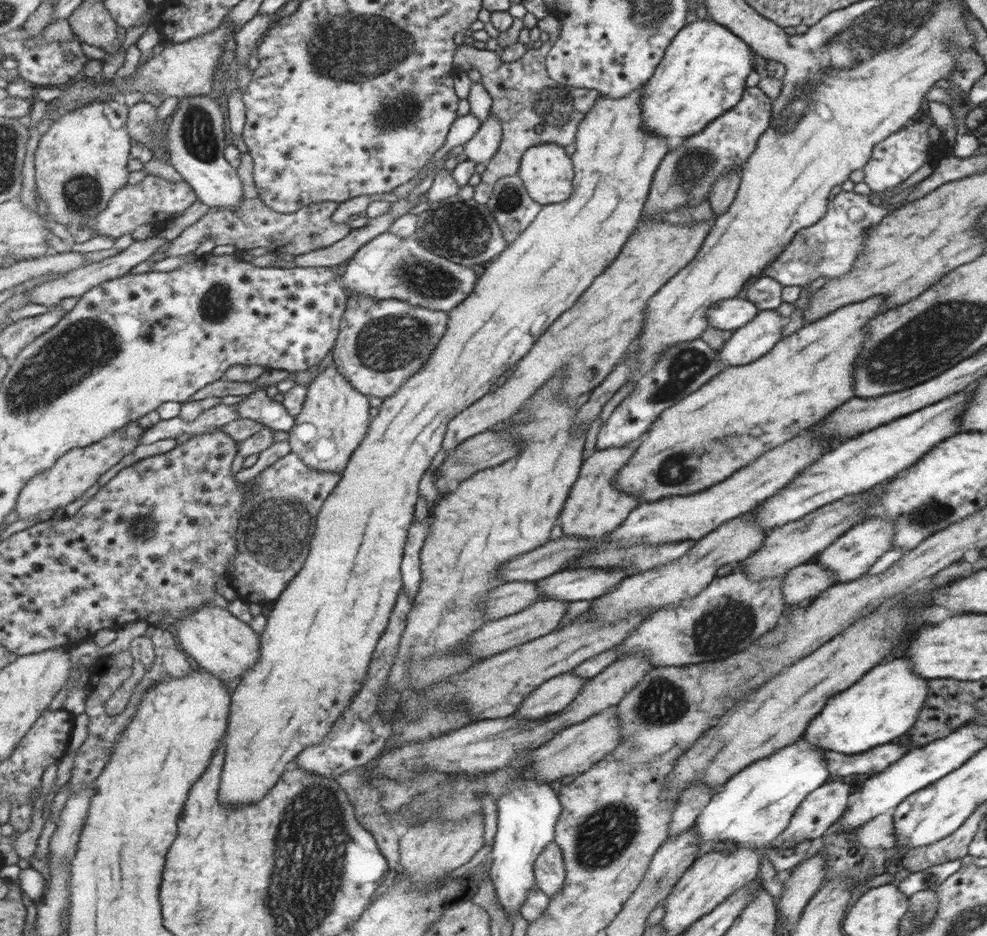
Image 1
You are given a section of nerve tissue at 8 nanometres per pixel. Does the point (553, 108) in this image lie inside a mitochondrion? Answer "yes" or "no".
yes

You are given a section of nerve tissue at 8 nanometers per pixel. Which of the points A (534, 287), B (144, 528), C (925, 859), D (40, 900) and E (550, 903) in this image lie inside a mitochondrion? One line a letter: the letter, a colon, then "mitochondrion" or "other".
A: mitochondrion
B: mitochondrion
C: other
D: other
E: other

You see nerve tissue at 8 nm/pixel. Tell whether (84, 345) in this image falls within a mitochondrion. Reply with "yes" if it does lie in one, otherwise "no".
yes

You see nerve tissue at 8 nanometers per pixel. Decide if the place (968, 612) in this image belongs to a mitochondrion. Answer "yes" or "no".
no

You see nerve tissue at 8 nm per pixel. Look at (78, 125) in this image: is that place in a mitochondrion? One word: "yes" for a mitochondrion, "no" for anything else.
no

